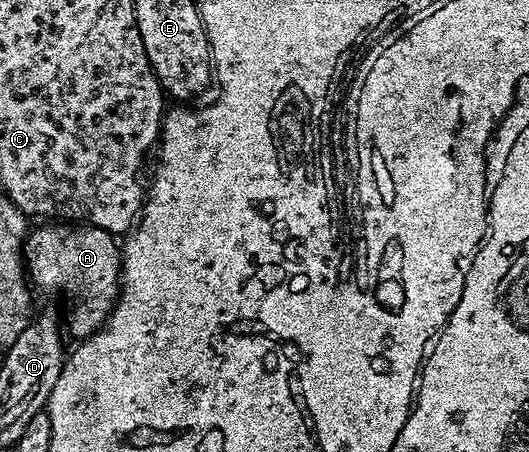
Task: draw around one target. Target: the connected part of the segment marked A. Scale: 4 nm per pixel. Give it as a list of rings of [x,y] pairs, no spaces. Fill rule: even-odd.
[[[39,224],[30,231],[25,243],[25,266],[36,287],[67,294],[71,315],[65,326],[75,340],[88,338],[103,329],[119,298],[123,276],[123,256],[116,235],[86,224]]]

